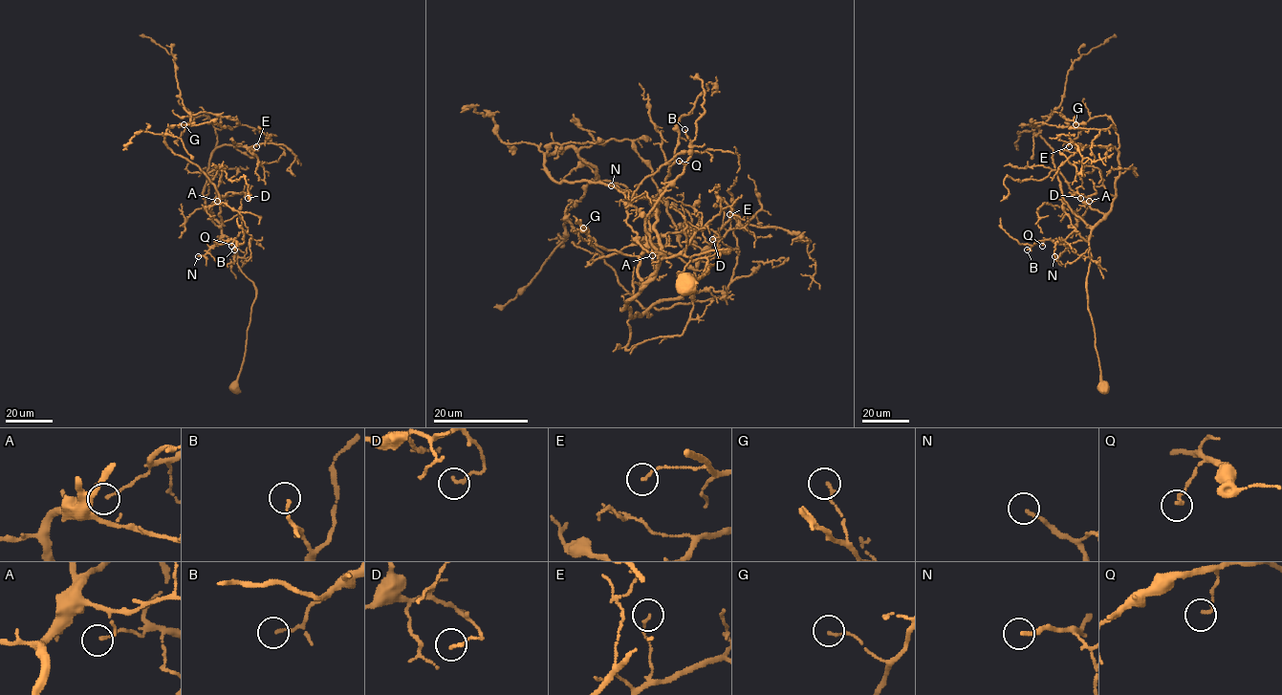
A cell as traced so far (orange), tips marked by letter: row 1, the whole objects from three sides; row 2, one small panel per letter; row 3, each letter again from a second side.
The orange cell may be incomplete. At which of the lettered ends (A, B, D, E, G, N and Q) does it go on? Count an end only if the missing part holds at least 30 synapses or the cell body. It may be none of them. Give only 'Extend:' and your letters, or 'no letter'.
Extend: N

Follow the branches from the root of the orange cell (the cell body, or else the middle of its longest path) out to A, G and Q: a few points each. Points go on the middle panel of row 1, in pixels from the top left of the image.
A: (684, 286), (728, 251), (662, 257), (642, 285), (642, 247), (664, 236), (662, 252), (652, 255)
G: (684, 286), (728, 251), (662, 257), (622, 309), (630, 315), (650, 314), (583, 228)
Q: (684, 286), (728, 251), (667, 257), (652, 244), (645, 216), (683, 172), (679, 161)

